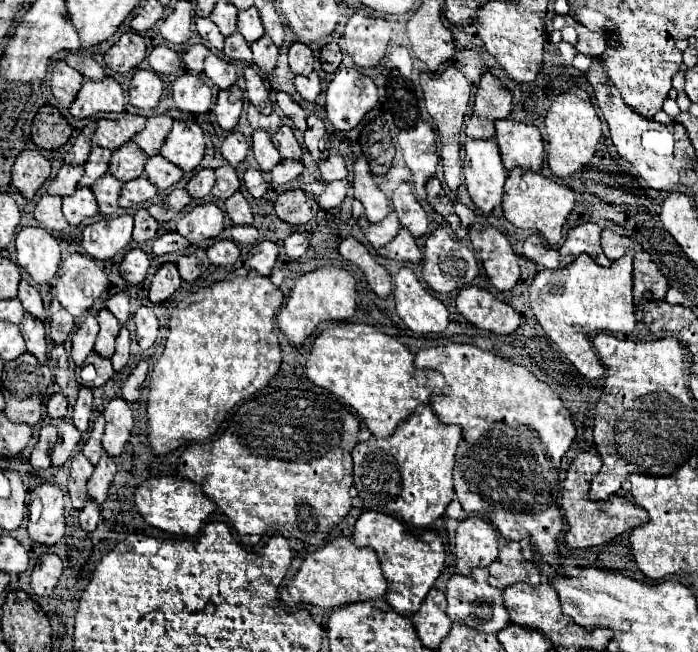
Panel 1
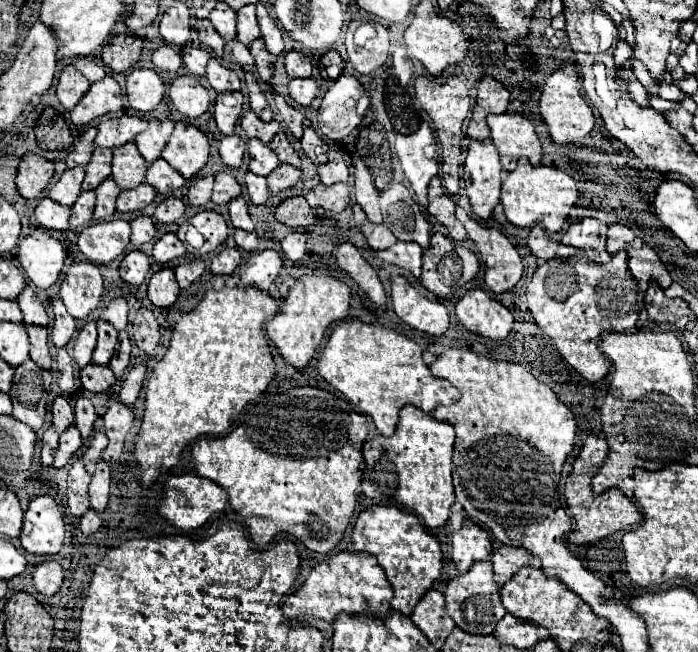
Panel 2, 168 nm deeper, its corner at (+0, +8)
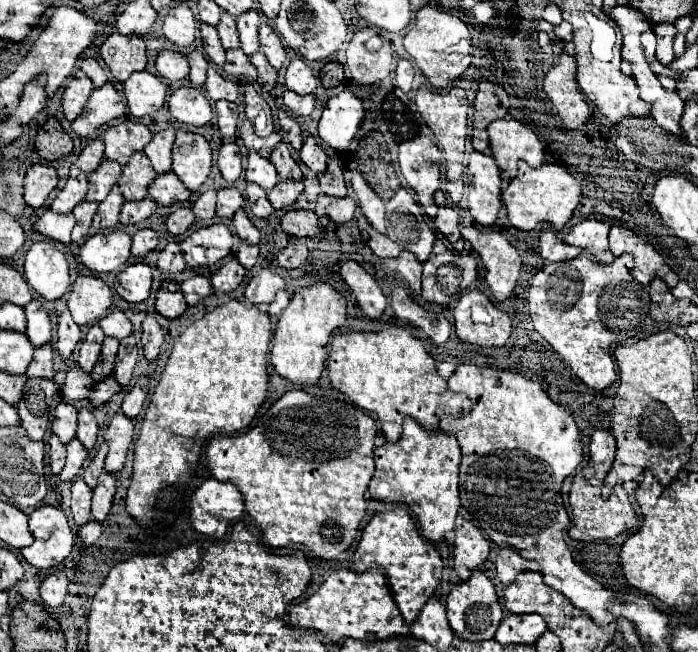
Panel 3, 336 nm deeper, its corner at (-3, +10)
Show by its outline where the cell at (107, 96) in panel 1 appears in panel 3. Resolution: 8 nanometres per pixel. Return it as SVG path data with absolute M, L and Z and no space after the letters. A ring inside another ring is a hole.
M107 82L101 88L93 90L83 112L71 122L71 128L77 136L89 136L99 126L115 118L121 118L123 114L125 114L123 94L111 82Z

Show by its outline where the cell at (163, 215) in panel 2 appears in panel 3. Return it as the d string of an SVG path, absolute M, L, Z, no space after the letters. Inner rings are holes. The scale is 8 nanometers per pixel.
M175 208L175 212L167 216L165 226L171 234L183 234L193 224L193 220L195 220L195 216L189 208Z

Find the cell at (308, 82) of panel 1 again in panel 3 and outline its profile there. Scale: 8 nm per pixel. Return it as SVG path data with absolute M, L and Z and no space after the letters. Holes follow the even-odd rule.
M285 90L283 92L283 102L297 116L309 116L313 112L313 108L315 108L315 94L301 96L301 94L295 94L295 92Z

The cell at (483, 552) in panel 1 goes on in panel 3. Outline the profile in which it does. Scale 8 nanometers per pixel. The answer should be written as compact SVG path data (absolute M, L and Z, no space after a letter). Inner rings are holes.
M461 522L455 528L455 546L453 546L453 566L461 580L467 580L473 570L477 570L489 556L491 544L483 532L471 522Z

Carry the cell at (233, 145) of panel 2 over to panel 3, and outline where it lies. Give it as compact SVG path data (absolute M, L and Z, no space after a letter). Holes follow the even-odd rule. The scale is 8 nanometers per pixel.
M229 142L229 144L223 144L221 150L219 150L219 158L217 158L217 166L223 174L223 178L231 184L239 178L241 170L243 170L243 164L241 164L241 150L235 142Z

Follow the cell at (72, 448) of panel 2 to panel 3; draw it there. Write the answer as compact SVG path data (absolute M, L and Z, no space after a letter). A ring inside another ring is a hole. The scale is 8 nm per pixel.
M73 438L71 444L67 444L67 462L65 462L59 478L61 480L73 480L81 472L87 454L89 454L89 450L83 444L79 444L77 438Z

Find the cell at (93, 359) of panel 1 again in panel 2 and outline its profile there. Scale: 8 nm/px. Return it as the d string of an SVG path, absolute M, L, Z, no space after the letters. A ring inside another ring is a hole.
M88 364L86 368L80 370L80 382L88 392L106 392L110 386L116 384L116 376L108 366L96 366Z

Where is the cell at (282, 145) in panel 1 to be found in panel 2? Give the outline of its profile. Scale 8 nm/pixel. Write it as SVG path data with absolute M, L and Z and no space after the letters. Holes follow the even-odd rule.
M278 132L278 134L274 136L274 140L272 140L268 146L276 152L276 156L280 158L280 162L292 164L292 166L300 168L300 156L298 156L296 150L292 148L292 144L288 142L288 136L286 136L284 132Z

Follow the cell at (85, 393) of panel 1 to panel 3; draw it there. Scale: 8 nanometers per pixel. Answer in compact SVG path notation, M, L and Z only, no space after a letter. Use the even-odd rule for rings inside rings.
M89 408L79 410L79 428L77 428L77 438L87 450L93 450L95 440L97 440L97 422L95 416Z

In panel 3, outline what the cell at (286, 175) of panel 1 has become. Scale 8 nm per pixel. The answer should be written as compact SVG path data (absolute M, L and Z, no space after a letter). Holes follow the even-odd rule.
M281 178L273 190L267 192L269 202L273 204L275 210L281 210L285 206L291 206L297 196L303 190L303 180L293 180L293 178Z

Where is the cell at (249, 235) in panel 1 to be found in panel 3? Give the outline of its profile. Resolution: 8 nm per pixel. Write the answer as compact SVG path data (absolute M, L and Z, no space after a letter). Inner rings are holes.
M241 242L239 250L237 250L237 260L239 260L245 268L251 268L251 266L257 262L257 256L259 256L259 246L257 246L257 244Z

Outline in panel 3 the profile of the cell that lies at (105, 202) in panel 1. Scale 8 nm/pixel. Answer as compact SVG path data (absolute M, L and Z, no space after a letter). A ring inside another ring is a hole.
M115 184L115 186L111 188L111 192L107 194L107 198L99 204L97 214L93 216L93 226L95 226L95 228L113 230L113 228L119 224L119 212L121 212L123 202L125 202L125 198L123 198L123 194L119 192L119 186Z

